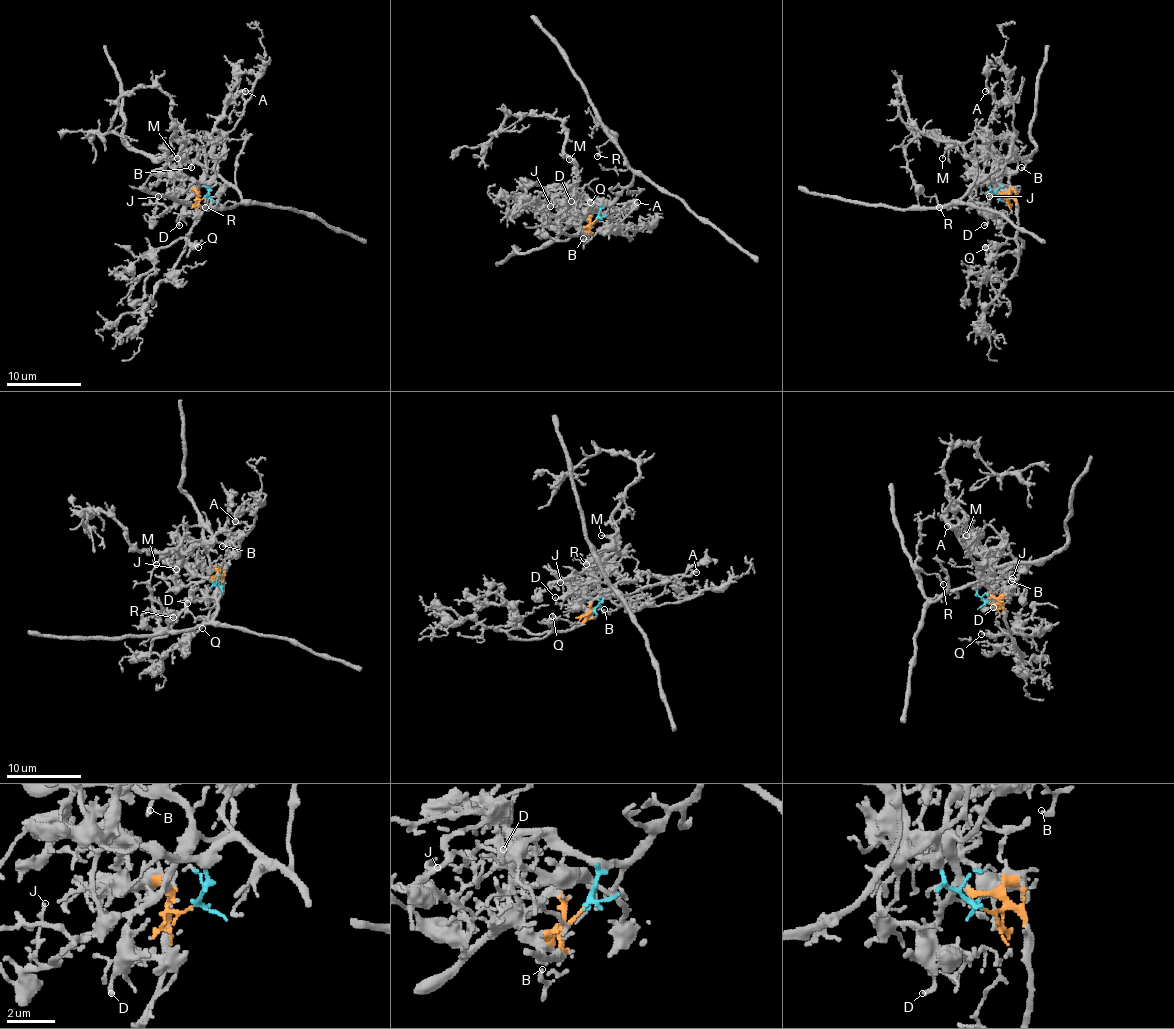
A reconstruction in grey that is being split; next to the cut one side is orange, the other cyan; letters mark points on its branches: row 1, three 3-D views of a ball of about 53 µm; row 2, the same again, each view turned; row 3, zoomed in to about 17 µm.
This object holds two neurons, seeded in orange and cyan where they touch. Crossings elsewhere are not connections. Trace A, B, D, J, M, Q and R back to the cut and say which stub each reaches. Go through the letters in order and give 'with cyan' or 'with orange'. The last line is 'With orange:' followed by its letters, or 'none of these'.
A: with orange
B: with cyan
D: with orange
J: with orange
M: with cyan
Q: with orange
R: with cyan
With orange: A, D, J, Q

